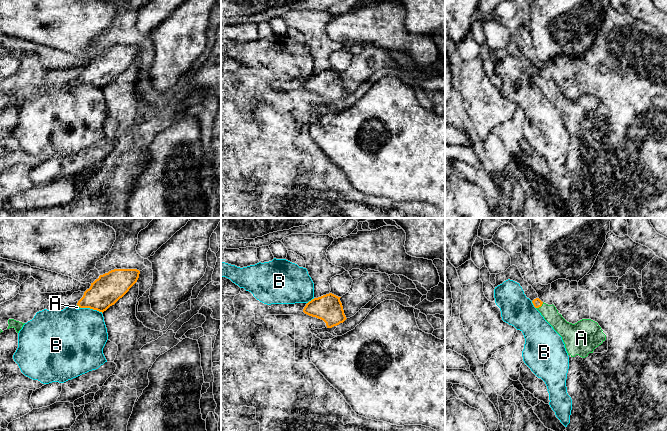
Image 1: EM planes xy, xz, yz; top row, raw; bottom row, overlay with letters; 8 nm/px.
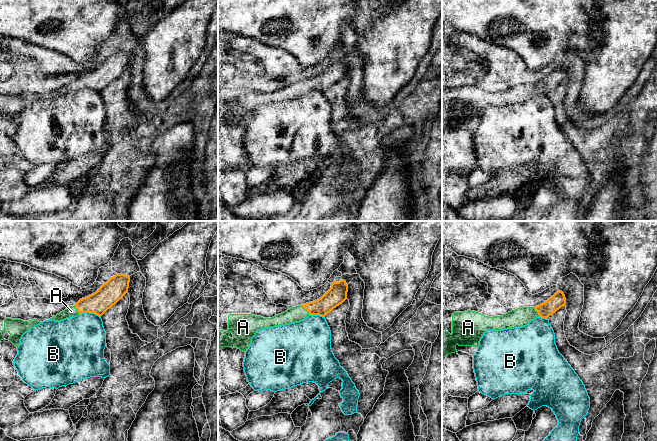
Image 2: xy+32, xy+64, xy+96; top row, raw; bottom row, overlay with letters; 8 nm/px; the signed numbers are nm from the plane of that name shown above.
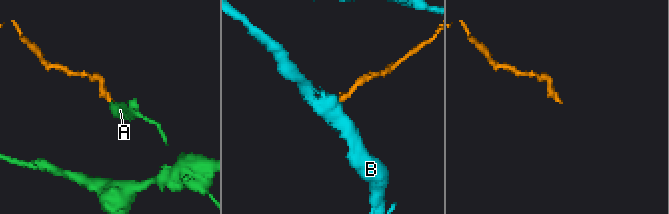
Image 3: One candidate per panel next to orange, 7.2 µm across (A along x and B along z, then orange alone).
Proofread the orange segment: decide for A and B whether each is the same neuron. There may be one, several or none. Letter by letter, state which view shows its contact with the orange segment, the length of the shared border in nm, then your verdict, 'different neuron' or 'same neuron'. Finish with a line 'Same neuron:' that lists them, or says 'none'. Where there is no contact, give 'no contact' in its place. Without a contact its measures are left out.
A: yz | 80 nm | same neuron
B: xy | 190 nm | different neuron
Same neuron: A

